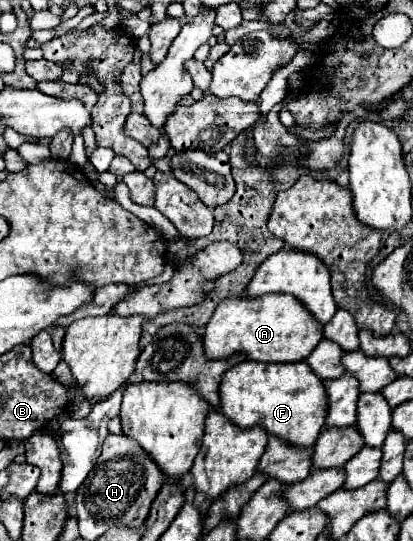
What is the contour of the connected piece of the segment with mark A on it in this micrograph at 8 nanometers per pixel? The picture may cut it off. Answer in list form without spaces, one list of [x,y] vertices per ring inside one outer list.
[[[266,294],[264,298],[224,300],[204,328],[204,354],[212,360],[224,360],[232,354],[246,354],[256,362],[300,362],[322,340],[322,330],[312,326],[312,318],[288,294]]]

